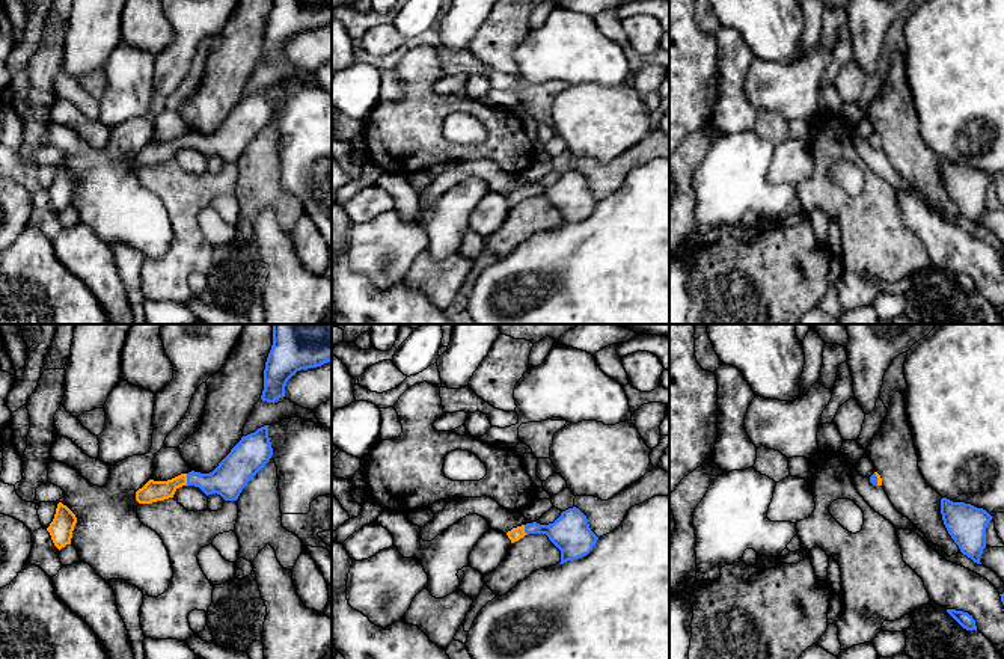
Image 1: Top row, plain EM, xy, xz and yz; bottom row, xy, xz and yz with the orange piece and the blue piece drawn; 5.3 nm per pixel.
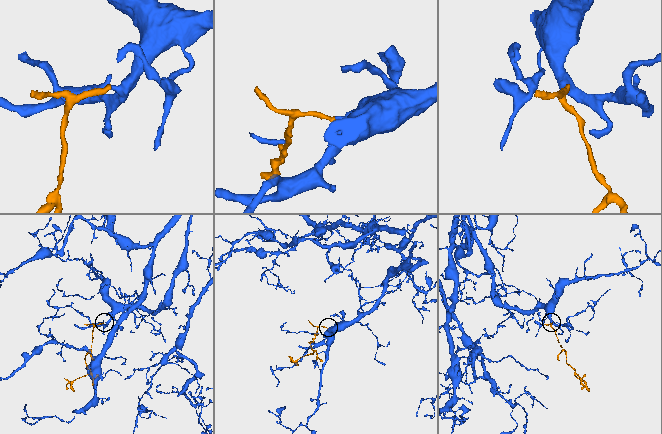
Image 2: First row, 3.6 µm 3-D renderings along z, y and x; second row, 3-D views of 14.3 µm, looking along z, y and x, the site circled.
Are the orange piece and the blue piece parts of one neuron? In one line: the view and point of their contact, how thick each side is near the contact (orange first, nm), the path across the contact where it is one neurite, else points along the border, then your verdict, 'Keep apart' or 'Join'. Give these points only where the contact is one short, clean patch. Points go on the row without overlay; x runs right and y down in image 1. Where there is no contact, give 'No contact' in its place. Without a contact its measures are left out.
Touches orange at xy (186, 142). Thickness 110 nm (orange) against 190 nm. Path across: xy (153, 153), (163, 153), (186, 142), (228, 142). Join

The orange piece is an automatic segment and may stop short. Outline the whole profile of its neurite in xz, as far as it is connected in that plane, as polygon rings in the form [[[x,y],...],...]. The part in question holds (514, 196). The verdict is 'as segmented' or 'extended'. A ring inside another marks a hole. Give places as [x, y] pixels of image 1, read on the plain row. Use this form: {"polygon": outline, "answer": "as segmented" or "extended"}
{"polygon": [[[576,169],[562,173],[553,185],[540,187],[532,184],[507,195],[511,205],[529,196],[546,196],[561,213],[559,226],[588,217],[598,202],[591,193],[586,178]]], "answer": "extended"}

